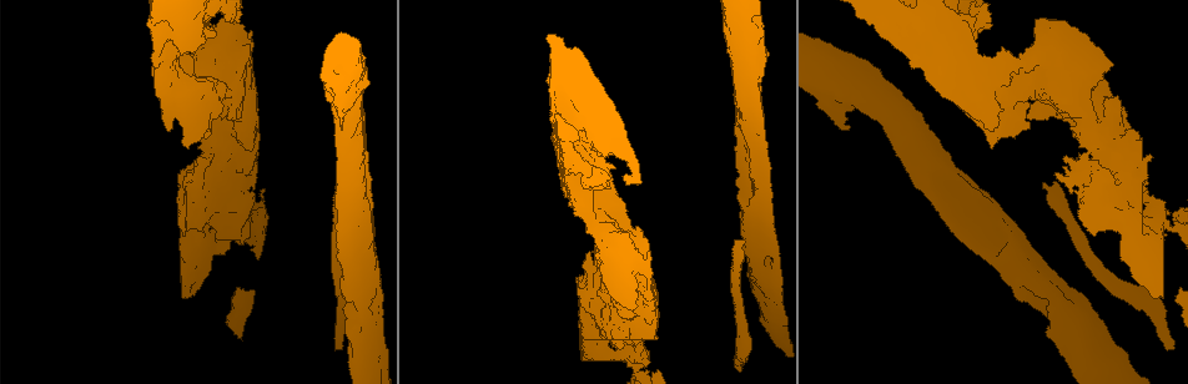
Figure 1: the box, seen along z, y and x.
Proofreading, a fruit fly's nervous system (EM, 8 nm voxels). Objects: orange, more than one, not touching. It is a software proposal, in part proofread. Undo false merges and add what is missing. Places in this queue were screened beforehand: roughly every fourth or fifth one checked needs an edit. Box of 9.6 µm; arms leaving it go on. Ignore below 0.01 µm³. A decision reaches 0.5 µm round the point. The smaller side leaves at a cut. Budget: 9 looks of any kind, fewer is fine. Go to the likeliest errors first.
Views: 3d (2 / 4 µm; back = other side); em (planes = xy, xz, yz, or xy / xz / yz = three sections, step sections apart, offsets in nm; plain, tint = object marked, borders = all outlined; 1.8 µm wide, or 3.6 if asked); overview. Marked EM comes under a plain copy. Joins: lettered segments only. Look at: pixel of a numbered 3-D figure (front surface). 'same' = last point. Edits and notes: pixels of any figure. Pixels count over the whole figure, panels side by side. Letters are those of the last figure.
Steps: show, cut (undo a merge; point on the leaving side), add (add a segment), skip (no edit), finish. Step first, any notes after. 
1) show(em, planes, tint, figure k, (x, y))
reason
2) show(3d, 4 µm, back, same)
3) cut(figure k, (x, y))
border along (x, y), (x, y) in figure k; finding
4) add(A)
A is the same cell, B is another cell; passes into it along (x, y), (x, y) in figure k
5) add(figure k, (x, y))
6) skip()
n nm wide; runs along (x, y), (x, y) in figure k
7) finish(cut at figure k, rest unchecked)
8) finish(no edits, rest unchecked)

show(em, 3.6 µm, planes, borders, figure 1, (1045, 182))

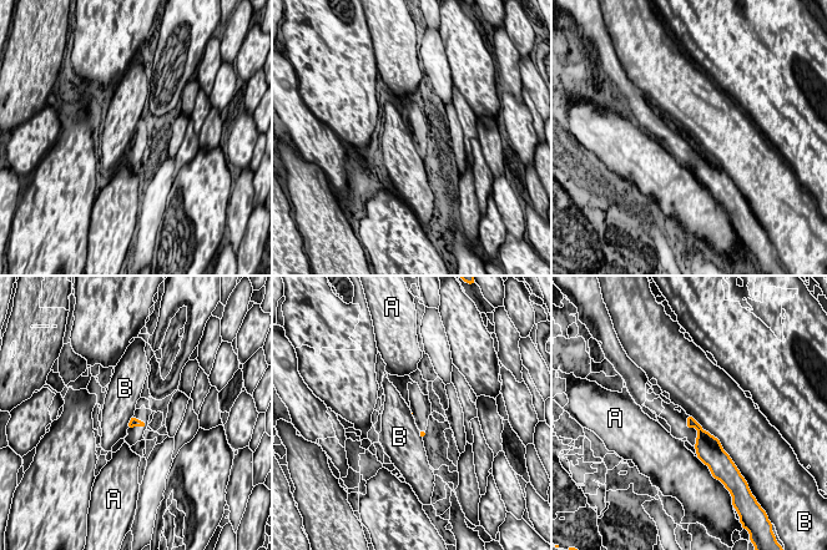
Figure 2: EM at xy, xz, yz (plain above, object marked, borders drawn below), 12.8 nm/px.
skip()
A and B are other cells; border along (689, 414), (722, 445) in figure 2; none of them fits

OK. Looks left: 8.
show(em, planes, borders, figure 1, (738, 369))
free end

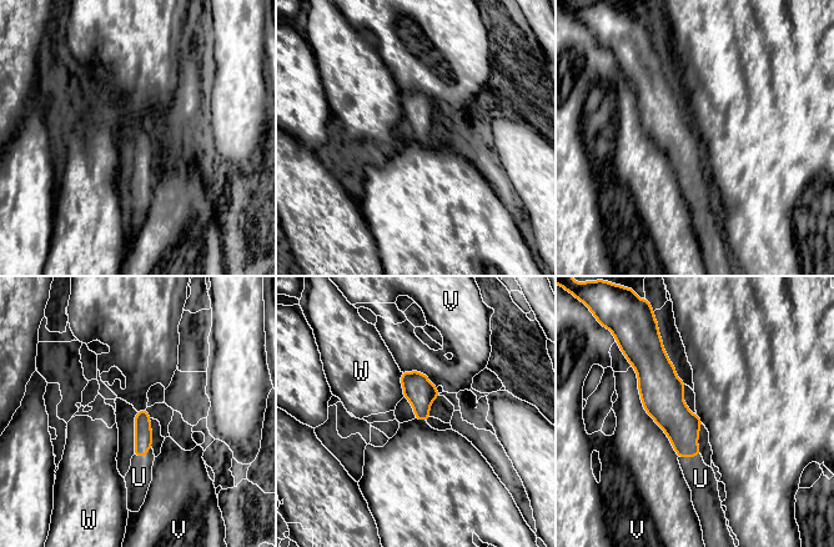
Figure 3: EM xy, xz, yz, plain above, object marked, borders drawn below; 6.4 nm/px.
add(U)
110 nm wide; V touches over 650 nm; U is the same cell, V and W are other cells; the cell continues

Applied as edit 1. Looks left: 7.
show(overview)
redraw

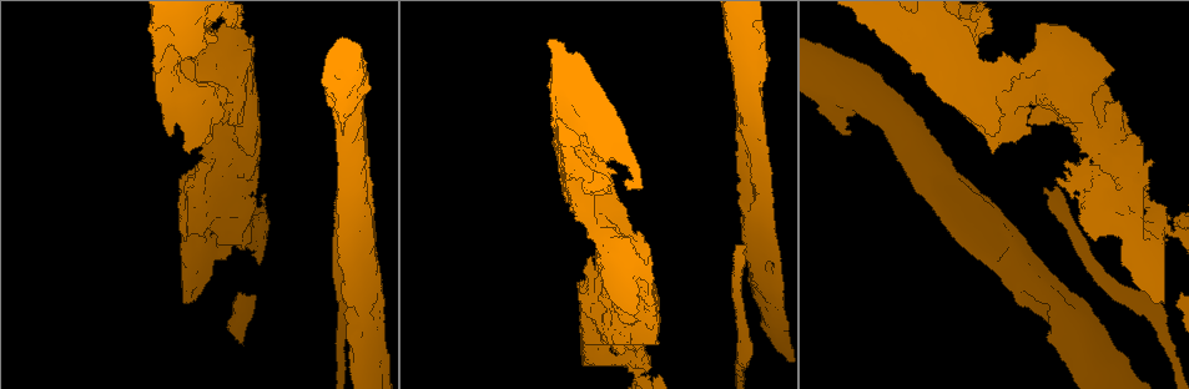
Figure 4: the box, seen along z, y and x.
show(em, xy, step 4, borders, figure 4, (345, 246))
closes a loop

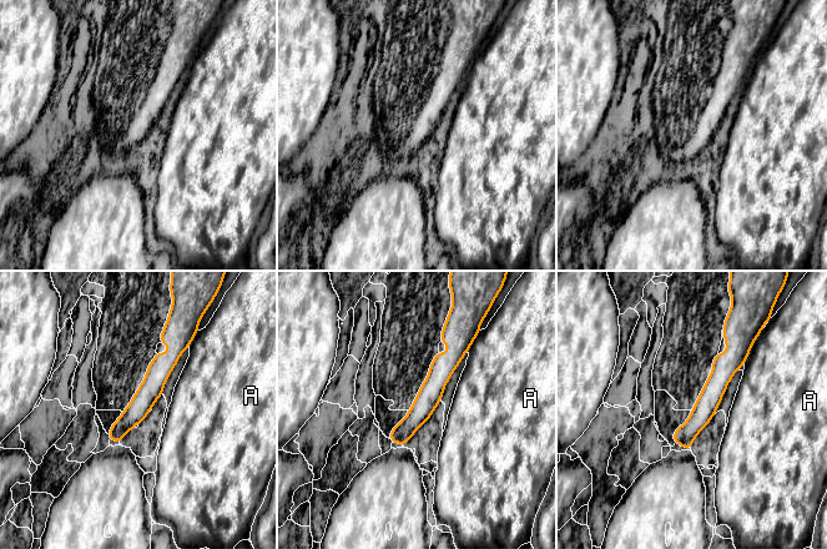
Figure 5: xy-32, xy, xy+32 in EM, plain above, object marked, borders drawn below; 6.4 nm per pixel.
show(em, planes, borders, same)

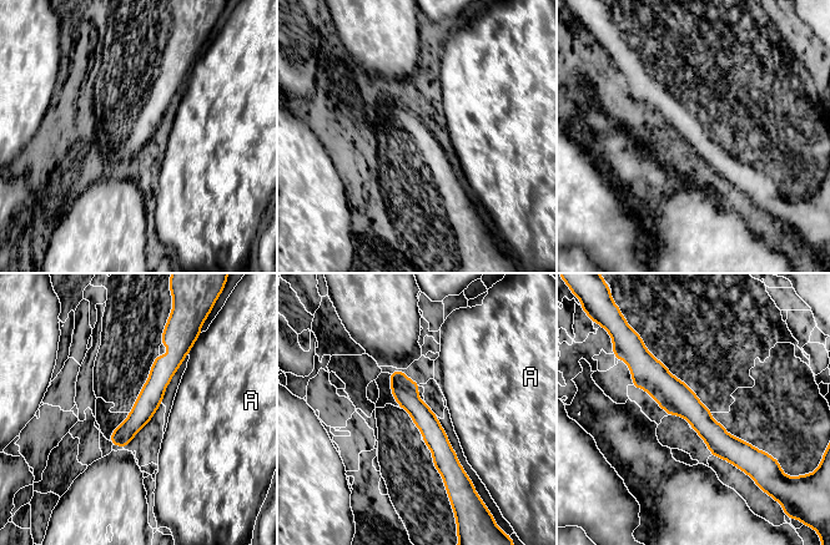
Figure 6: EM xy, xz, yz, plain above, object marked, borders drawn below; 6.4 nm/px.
skip()
A touches over 70 nm; A is another cell; border along (192, 346), (187, 353) in figure 6; all the same cell

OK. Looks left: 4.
show(em, 3.6 µm, planes, borders, figure 4, (774, 270))
touches itself

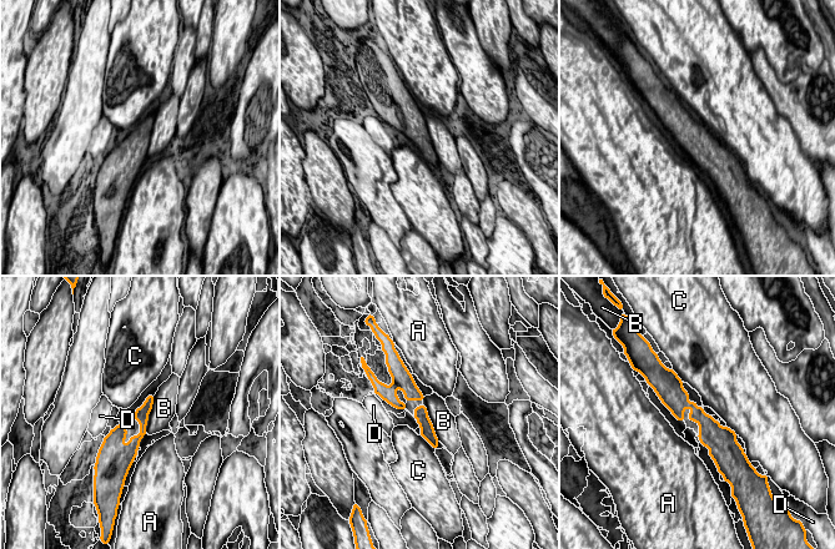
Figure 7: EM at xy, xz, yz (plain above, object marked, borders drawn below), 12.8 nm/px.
skip()
A, B, C and D are other cells; border along (154, 396), (145, 432) in figure 7; continuous, no second cell

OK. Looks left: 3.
finish(add at figure 3, rest unchecked)

